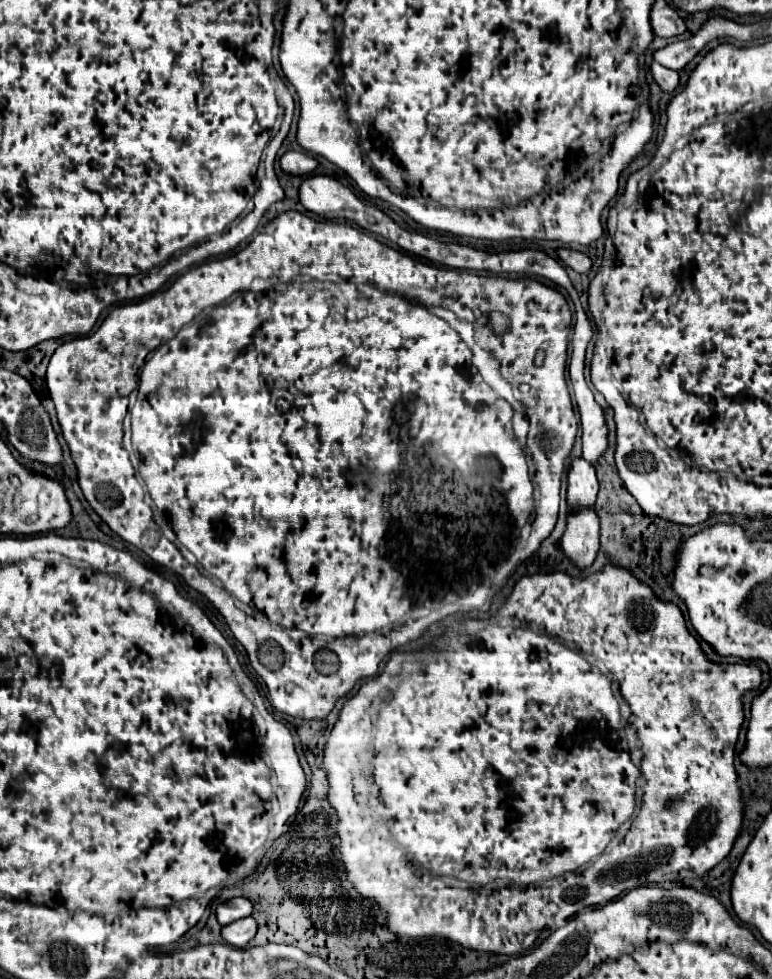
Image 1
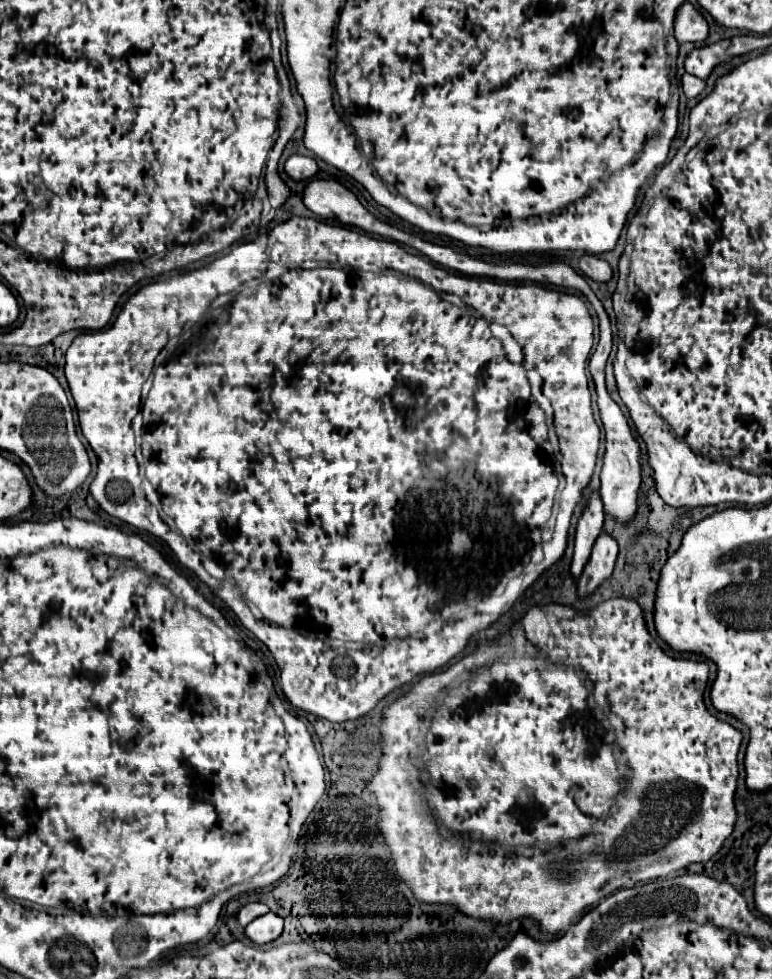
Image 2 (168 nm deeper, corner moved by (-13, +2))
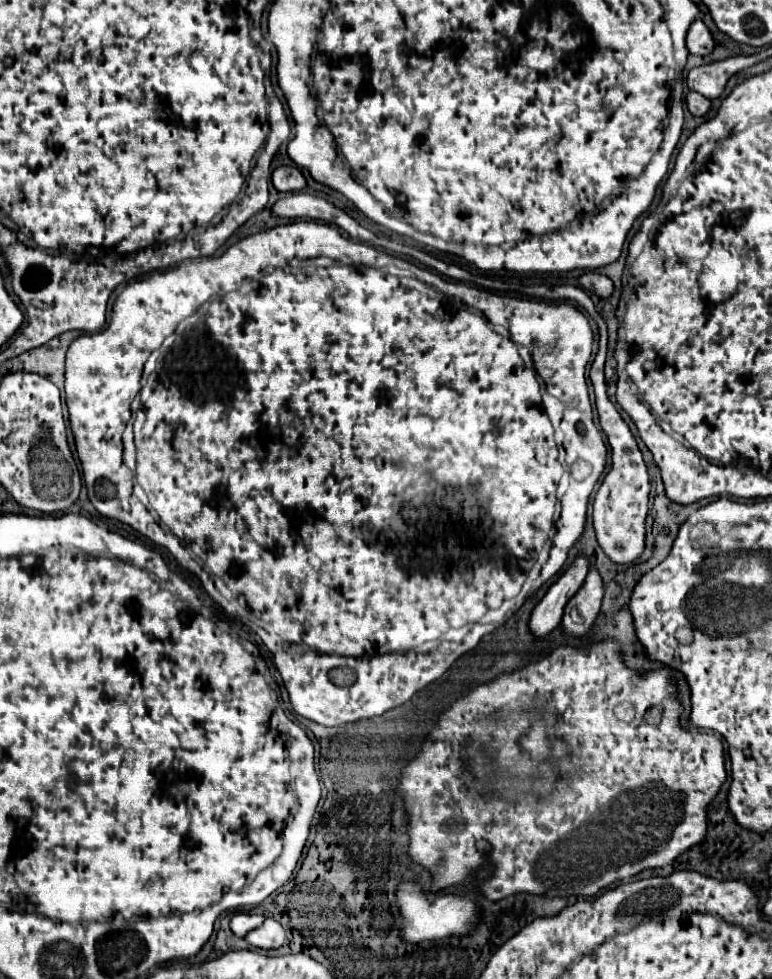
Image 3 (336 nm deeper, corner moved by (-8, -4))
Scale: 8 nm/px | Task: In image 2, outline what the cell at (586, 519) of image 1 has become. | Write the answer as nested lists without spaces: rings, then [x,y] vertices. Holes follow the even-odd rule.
[[[601,533],[601,537],[593,545],[593,553],[589,563],[583,569],[581,579],[577,581],[577,597],[585,599],[595,593],[595,589],[611,577],[613,565],[617,559],[617,543],[613,537]]]

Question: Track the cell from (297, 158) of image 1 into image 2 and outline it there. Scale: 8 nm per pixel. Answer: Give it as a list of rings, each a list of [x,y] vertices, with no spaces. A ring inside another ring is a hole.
[[[291,155],[285,161],[285,173],[295,181],[307,181],[317,175],[317,163],[305,155]]]

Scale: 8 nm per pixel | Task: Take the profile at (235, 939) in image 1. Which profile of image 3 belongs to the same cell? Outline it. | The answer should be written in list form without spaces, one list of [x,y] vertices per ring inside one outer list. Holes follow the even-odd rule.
[[[266,919],[260,927],[252,929],[244,939],[258,949],[278,949],[286,943],[286,933],[278,921]]]

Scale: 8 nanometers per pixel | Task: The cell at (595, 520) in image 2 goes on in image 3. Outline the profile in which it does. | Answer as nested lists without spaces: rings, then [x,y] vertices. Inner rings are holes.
[[[578,553],[574,563],[548,589],[548,593],[542,597],[542,601],[532,611],[530,629],[536,637],[548,635],[562,621],[564,607],[572,599],[572,595],[580,589],[580,585],[584,583],[586,573],[588,573],[588,557],[584,553]]]

